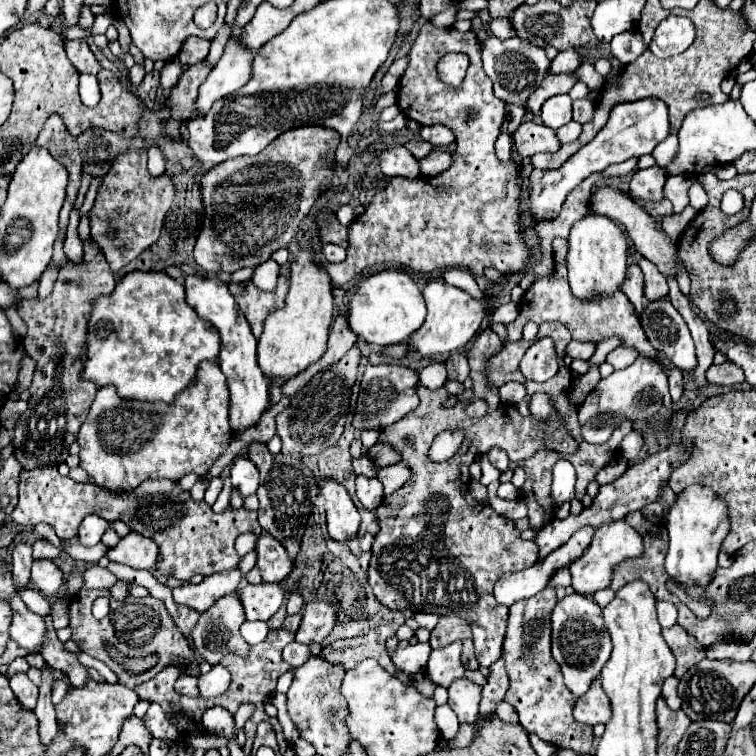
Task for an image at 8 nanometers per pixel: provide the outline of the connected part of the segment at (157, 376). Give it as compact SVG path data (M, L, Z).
M132 270L120 278L112 294L98 296L92 302L92 312L86 324L88 358L82 368L82 378L102 386L116 386L124 400L166 402L172 404L180 392L196 384L196 372L202 362L216 362L220 354L220 336L216 328L198 318L198 314L184 302L182 282L164 272Z

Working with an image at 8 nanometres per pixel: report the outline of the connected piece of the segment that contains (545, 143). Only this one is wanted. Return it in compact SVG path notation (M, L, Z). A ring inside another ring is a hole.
M522 122L514 132L514 148L522 158L530 158L538 152L556 152L560 148L560 142L554 134L554 130L546 128L544 124L534 122Z

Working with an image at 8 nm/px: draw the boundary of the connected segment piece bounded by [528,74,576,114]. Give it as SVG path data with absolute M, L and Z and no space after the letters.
M550 74L550 76L546 76L542 80L542 84L530 94L530 98L528 98L528 112L538 114L542 104L548 98L552 98L556 94L566 94L574 84L576 84L574 74L562 74L562 76L552 76Z

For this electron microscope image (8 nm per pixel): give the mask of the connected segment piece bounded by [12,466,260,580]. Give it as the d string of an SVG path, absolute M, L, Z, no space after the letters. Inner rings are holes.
M52 466L22 470L20 498L12 512L12 522L20 526L46 522L54 526L60 540L68 542L78 534L80 522L88 514L96 514L108 522L124 520L134 532L152 538L160 548L158 572L178 580L190 580L196 574L212 576L216 572L236 568L240 556L234 550L234 540L246 532L260 536L256 512L248 512L246 508L232 512L228 508L224 514L214 514L206 502L194 502L190 494L180 490L172 480L146 480L146 484L138 486L134 492L110 494L96 484L78 484L68 476L64 478Z

